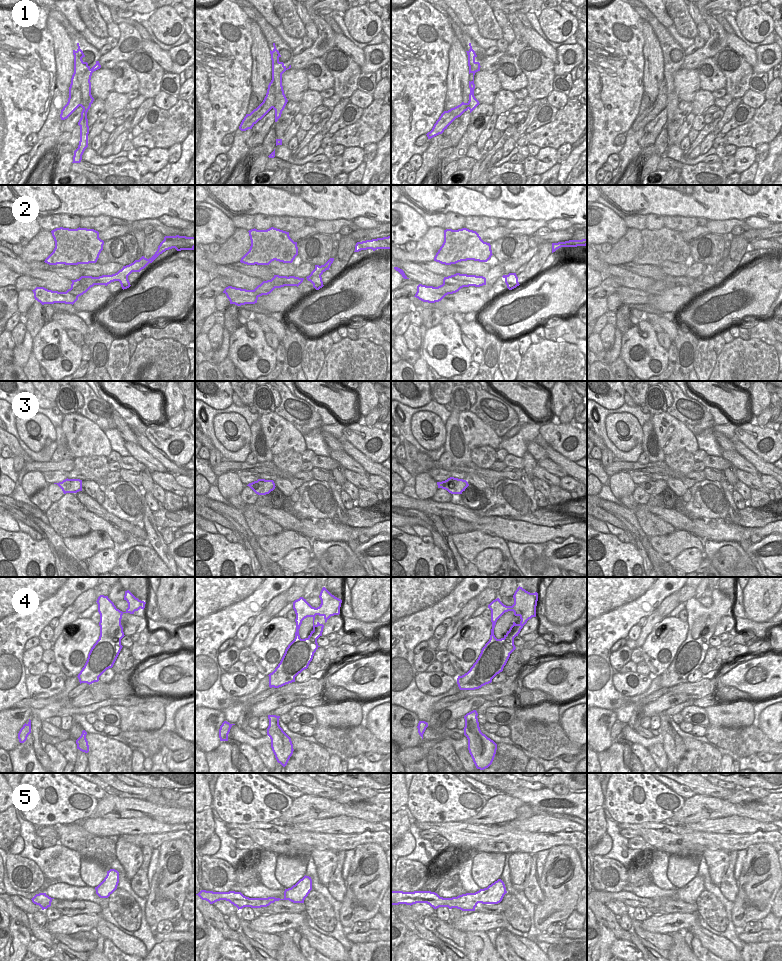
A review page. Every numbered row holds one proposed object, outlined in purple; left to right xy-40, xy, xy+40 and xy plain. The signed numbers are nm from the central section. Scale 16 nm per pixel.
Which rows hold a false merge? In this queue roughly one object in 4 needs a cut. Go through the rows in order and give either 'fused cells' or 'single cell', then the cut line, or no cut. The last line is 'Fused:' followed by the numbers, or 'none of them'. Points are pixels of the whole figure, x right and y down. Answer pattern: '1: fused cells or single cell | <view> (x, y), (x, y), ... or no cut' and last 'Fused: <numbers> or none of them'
1: fused cells | xy (286, 69), (281, 73), (281, 85), (273, 108)
2: fused cells | xy+40 (443, 282), (458, 284), (461, 287)
3: single cell | no cut
4: single cell | no cut
5: single cell | no cut
Fused: 1, 2

